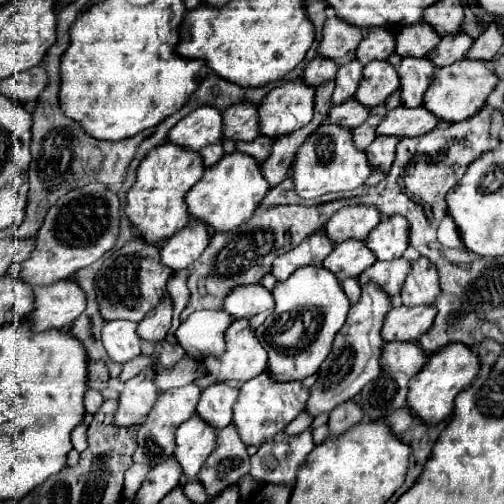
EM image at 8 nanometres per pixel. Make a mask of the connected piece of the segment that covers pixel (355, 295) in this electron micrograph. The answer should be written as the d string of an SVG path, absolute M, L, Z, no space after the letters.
M346 279L346 281L342 283L342 289L344 289L350 305L354 305L354 303L360 299L360 293L362 293L362 291L360 291L360 285L358 285L356 279Z

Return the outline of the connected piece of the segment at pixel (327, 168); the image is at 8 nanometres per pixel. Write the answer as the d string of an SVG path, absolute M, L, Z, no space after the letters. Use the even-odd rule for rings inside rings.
M330 123L320 125L296 151L292 161L290 179L294 181L294 191L304 199L314 199L332 191L348 191L366 183L372 173L364 151L352 147L350 129L336 127Z

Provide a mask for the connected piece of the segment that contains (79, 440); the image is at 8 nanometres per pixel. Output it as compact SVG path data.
M80 423L80 427L76 427L72 431L72 445L74 445L74 449L78 453L82 453L88 447L88 443L86 443L86 429L88 429L88 425L86 423Z

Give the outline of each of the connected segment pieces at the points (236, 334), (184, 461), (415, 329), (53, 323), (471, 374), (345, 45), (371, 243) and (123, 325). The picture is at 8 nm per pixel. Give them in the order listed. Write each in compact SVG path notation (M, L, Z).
M232 321L224 333L224 341L226 341L226 351L220 357L214 357L214 355L204 357L204 375L194 381L200 389L208 387L210 383L220 383L220 381L246 383L248 379L254 379L256 375L266 371L268 355L262 349L262 345L258 343L254 331L248 329L248 321Z
M198 415L190 417L176 429L174 459L180 463L184 477L196 477L212 447L216 447L216 429L204 423Z
M434 305L424 307L394 307L384 317L382 327L382 339L388 341L412 341L416 343L424 331L432 325L432 319L436 317Z
M64 279L48 287L34 289L34 309L22 319L32 331L48 329L68 329L72 321L84 311L86 295L72 283Z
M462 343L448 345L438 353L430 355L422 371L414 377L414 381L408 383L406 405L410 407L414 417L422 419L426 425L436 425L446 417L450 417L450 413L454 411L456 395L472 383L472 379L478 375L478 369L480 363L476 363L476 353L470 347L464 347Z
M328 17L322 31L322 41L318 45L318 55L336 61L338 65L344 65L354 59L356 47L360 45L360 39L364 37L364 31L344 23L338 17Z
M400 215L382 217L378 227L368 235L366 247L378 261L392 261L402 257L408 247L408 221Z
M126 319L108 321L102 327L102 345L108 357L116 363L126 363L140 355L140 339L136 335L136 323Z

